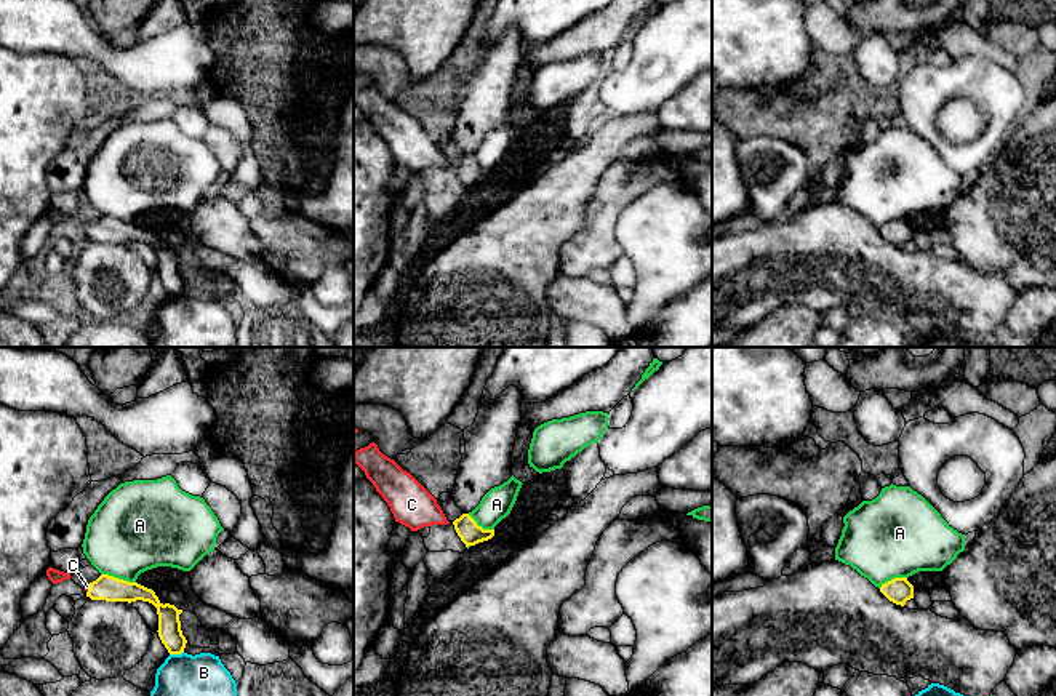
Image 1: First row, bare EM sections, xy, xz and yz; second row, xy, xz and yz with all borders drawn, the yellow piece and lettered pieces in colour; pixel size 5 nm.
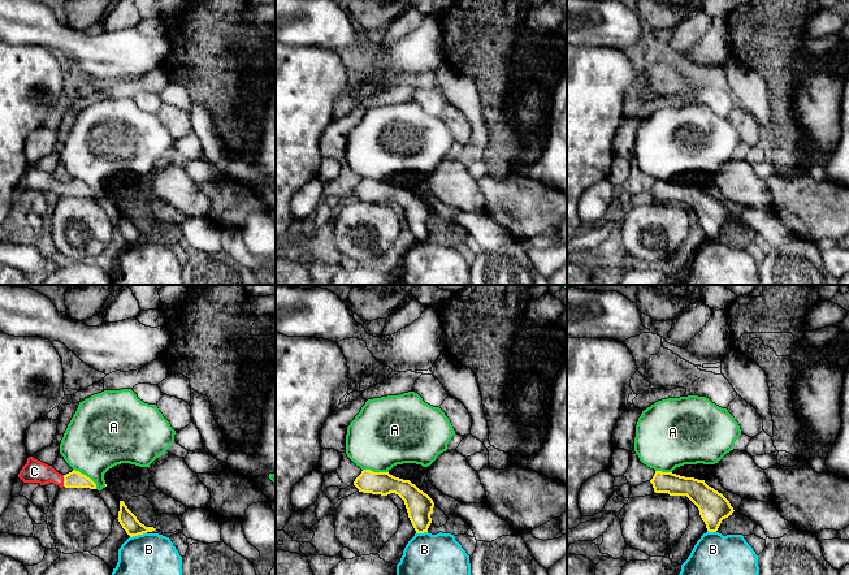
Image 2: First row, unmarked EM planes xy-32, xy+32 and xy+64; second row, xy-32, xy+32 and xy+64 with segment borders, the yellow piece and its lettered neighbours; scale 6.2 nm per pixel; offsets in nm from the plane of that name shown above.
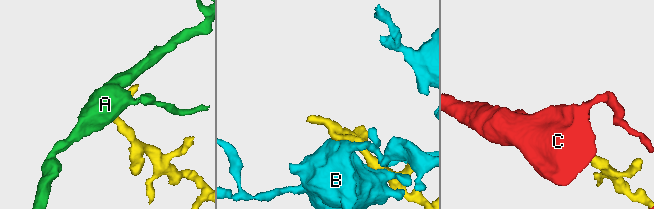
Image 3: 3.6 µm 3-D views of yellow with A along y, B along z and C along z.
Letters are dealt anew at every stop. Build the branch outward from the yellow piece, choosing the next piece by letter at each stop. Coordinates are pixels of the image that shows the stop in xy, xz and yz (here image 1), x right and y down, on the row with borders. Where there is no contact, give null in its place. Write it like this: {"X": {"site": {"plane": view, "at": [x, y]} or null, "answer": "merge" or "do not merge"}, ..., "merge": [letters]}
{"A": {"site": {"plane": "xy", "at": [117, 578]}, "answer": "do not merge"}, "B": {"site": {"plane": "xy", "at": [176, 653]}, "answer": "do not merge"}, "C": {"site": {"plane": "xy", "at": [88, 589]}, "answer": "merge"}, "merge": ["C"]}

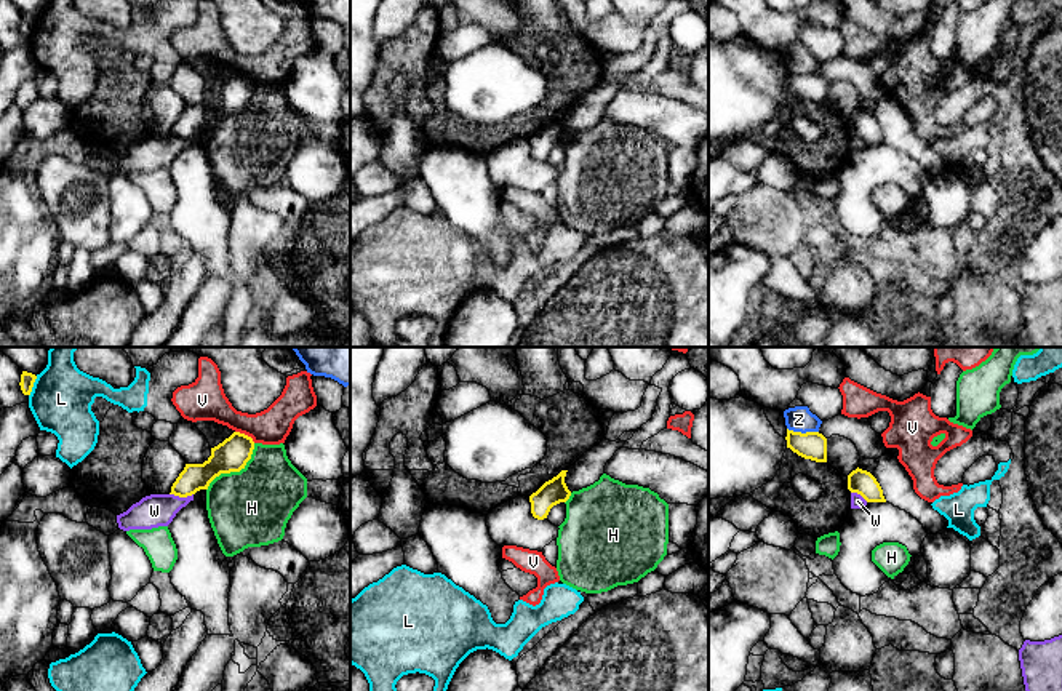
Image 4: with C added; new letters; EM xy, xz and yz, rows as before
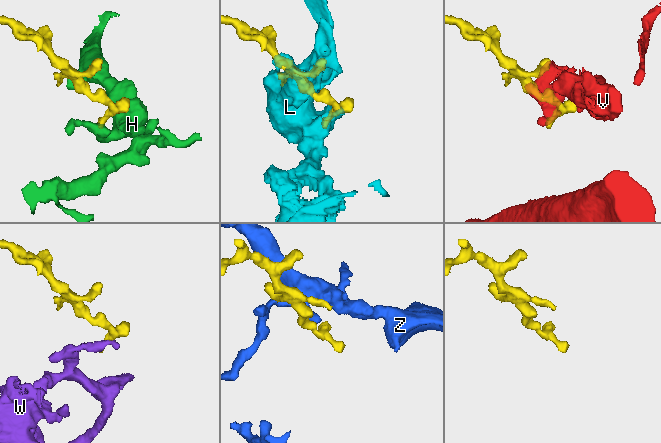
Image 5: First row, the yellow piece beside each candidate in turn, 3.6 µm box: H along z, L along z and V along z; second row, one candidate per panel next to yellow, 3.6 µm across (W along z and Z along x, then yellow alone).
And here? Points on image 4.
{"H": {"site": {"plane": "xy", "at": [234, 471]}, "answer": "do not merge"}, "L": {"site": {"plane": "xy", "at": [32, 386]}, "answer": "do not merge"}, "V": {"site": {"plane": "xy", "at": [245, 435]}, "answer": "do not merge"}, "W": {"site": {"plane": "xy", "at": [181, 496]}, "answer": "do not merge"}, "Z": {"site": {"plane": "yz", "at": [803, 434]}, "answer": "do not merge"}, "merge": []}

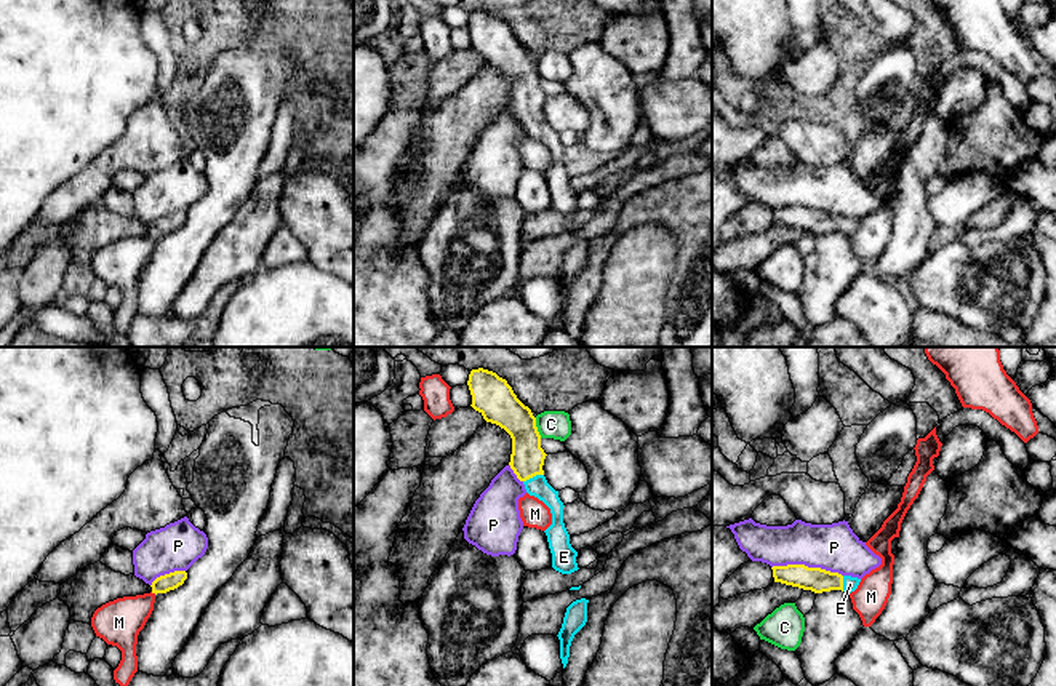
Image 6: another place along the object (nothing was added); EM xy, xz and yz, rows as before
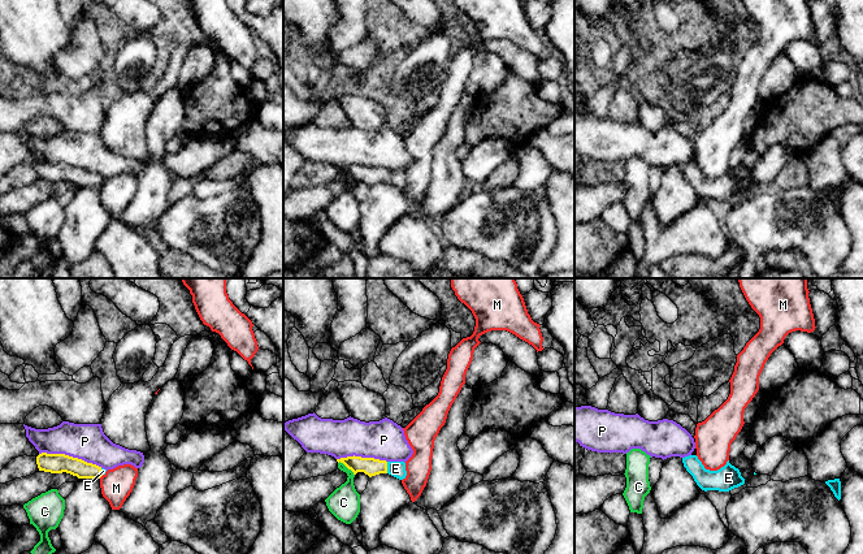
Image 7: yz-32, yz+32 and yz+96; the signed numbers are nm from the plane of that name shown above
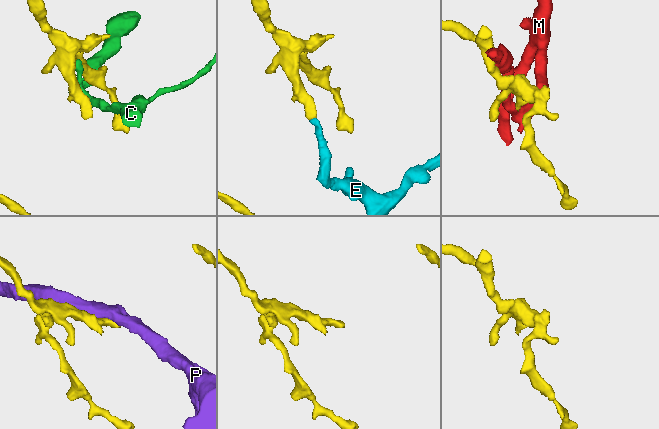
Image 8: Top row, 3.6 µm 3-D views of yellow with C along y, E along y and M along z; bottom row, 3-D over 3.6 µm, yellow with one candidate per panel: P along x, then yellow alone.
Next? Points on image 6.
{"C": {"site": {"plane": "xz", "at": [536, 427]}, "answer": "do not merge"}, "E": {"site": {"plane": "xz", "at": [533, 475]}, "answer": "merge"}, "M": {"site": {"plane": "xy", "at": [154, 592]}, "answer": "do not merge"}, "P": {"site": {"plane": "yz", "at": [807, 566]}, "answer": "do not merge"}, "merge": ["E"]}

